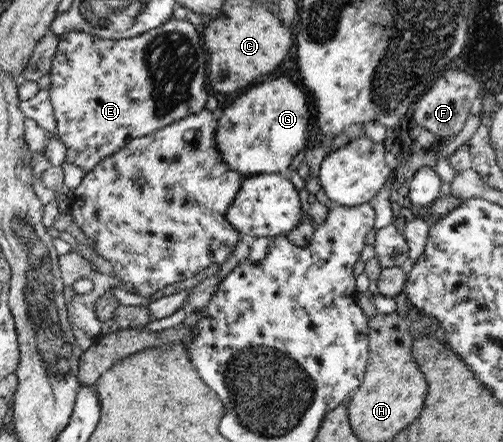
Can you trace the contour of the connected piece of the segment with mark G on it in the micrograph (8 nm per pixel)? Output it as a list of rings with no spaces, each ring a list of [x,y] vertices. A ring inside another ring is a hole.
[[[280,76],[250,88],[228,108],[219,111],[216,139],[218,149],[230,168],[246,177],[282,172],[291,166],[294,156],[304,148],[310,136],[310,128],[316,124],[306,92],[290,78]]]

